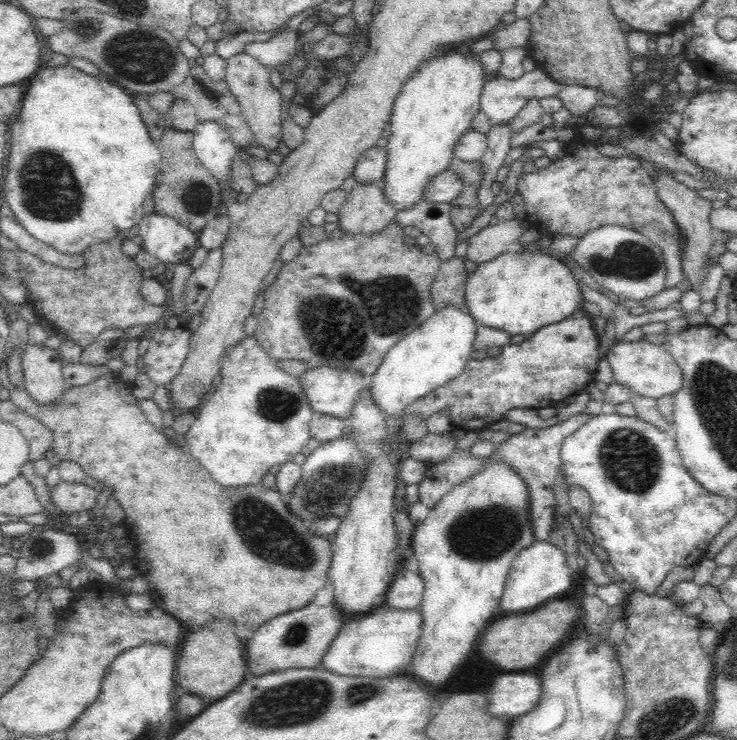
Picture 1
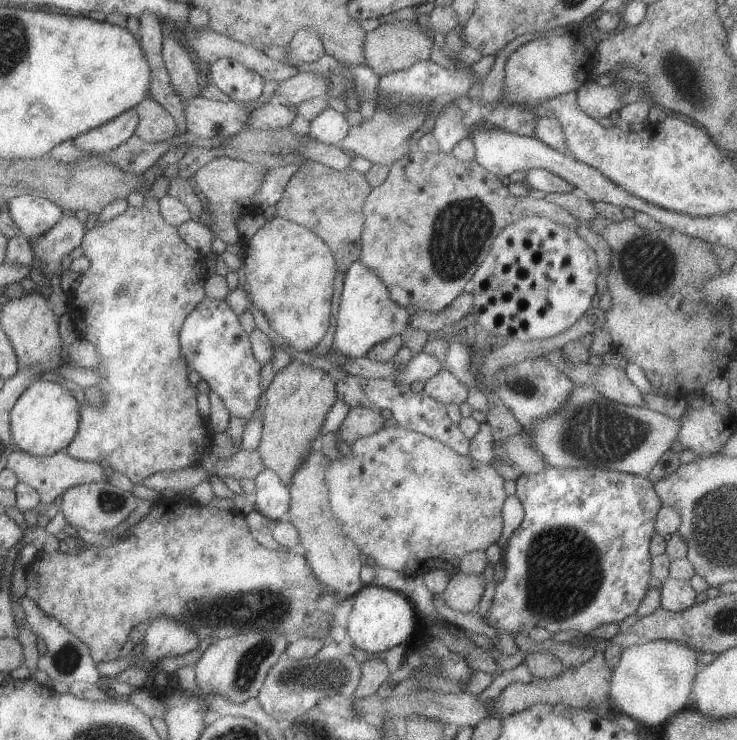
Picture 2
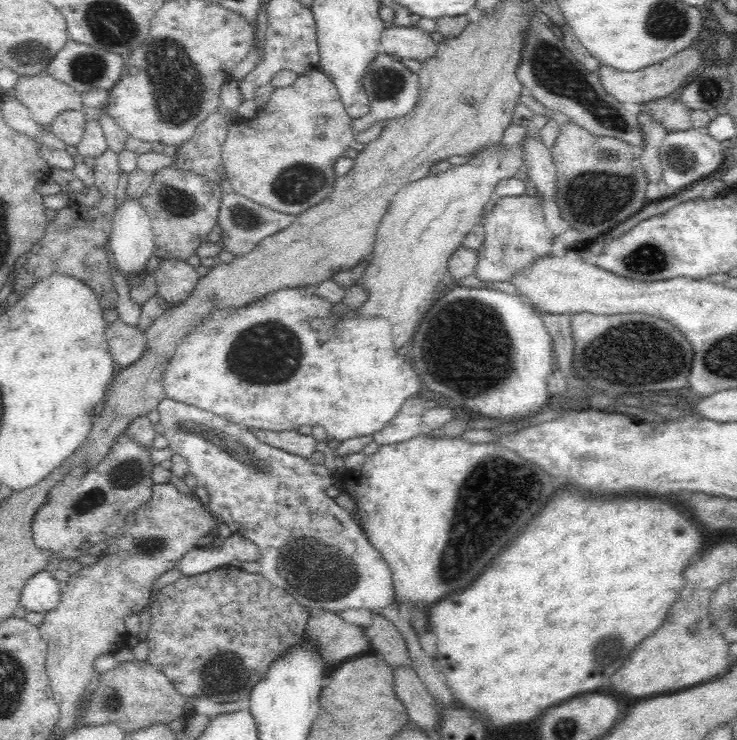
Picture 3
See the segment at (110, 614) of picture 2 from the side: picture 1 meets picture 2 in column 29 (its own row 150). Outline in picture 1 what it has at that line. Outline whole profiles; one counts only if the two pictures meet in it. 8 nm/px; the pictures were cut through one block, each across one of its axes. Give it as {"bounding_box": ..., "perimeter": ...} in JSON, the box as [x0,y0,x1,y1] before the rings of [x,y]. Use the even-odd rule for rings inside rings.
{"bounding_box":[518,134,684,288],"perimeter":[[[578,134],[578,138],[566,142],[564,156],[552,160],[552,164],[546,168],[524,174],[518,180],[518,190],[528,202],[526,220],[534,228],[544,228],[558,232],[558,236],[574,238],[582,238],[604,224],[620,224],[638,230],[664,250],[664,260],[668,266],[664,288],[674,288],[684,282],[680,270],[682,234],[670,210],[664,206],[664,202],[660,202],[654,178],[642,168],[638,158],[608,160],[604,154],[600,154],[598,138],[586,144],[586,140]]]}

